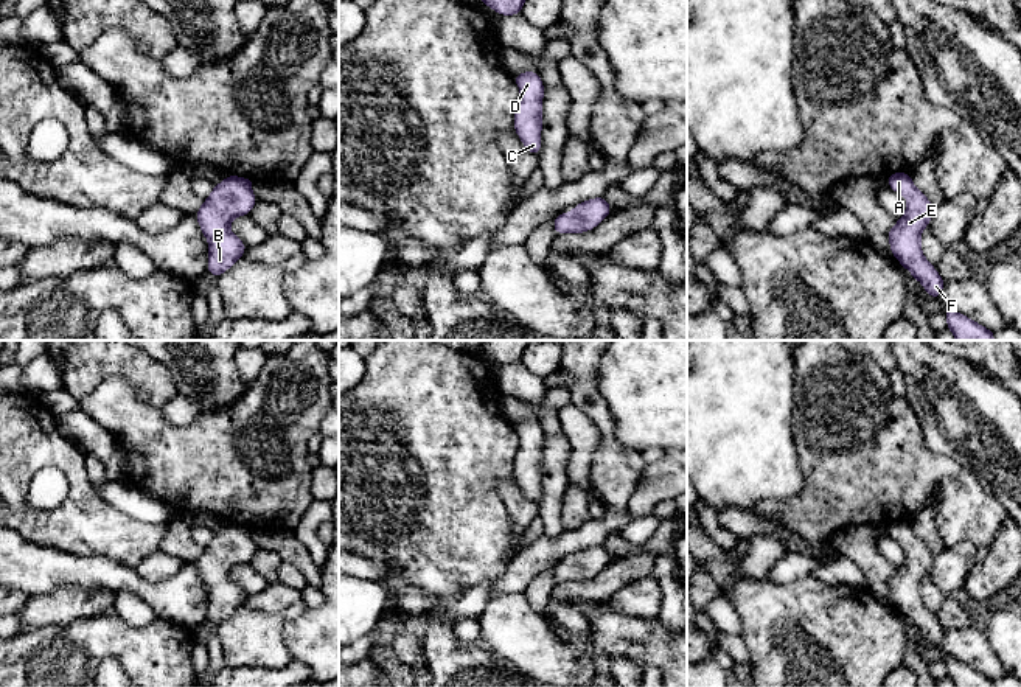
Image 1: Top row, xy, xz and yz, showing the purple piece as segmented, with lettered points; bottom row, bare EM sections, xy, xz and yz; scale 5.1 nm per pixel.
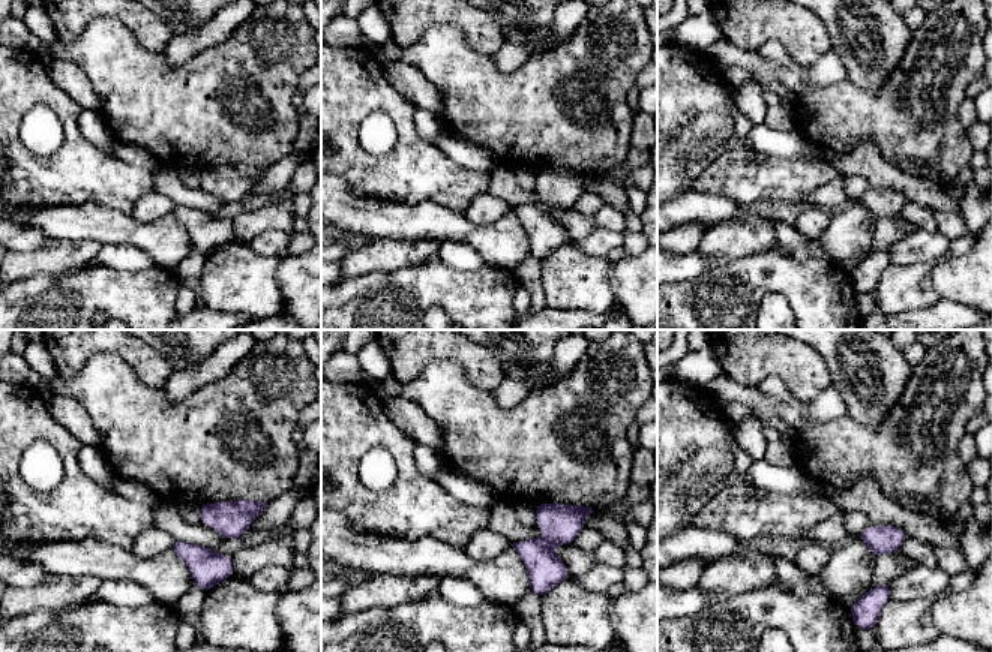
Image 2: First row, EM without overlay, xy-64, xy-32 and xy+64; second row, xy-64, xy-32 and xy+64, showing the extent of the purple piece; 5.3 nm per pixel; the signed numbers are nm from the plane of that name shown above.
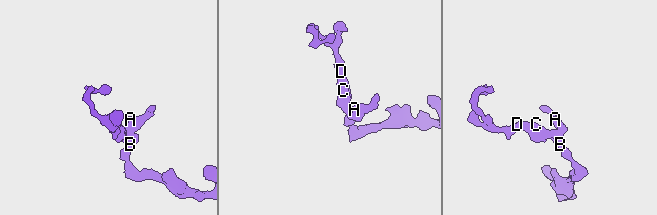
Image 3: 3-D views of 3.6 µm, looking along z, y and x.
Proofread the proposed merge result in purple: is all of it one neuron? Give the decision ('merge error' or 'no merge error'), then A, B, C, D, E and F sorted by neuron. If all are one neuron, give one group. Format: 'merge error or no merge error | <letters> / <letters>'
no merge error | A B C D E F

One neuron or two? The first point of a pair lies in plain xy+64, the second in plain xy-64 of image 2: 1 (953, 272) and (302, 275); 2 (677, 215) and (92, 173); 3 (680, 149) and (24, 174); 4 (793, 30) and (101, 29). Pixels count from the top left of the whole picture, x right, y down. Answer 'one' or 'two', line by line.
1: one
2: two
3: two
4: two

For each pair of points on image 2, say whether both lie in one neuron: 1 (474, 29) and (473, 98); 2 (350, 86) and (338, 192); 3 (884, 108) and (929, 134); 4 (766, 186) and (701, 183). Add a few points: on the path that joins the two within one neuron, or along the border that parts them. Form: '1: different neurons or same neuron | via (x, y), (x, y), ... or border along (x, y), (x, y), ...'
1: different neurons | border along (452, 24), (476, 51), (491, 56)
2: different neurons | border along (336, 174), (356, 192), (369, 197)
3: same neuron | via (895, 119), (907, 119), (919, 131)
4: same neuron | via (749, 183), (718, 183)

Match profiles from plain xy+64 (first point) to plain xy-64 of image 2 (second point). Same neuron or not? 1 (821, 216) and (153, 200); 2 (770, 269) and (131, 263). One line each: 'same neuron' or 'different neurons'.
1: same neuron
2: different neurons

